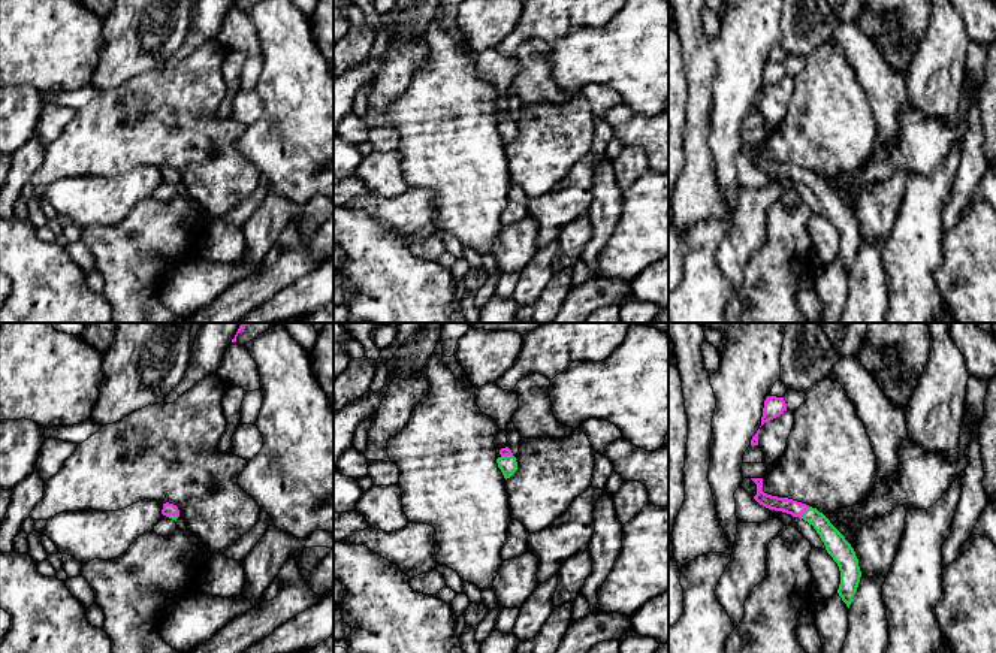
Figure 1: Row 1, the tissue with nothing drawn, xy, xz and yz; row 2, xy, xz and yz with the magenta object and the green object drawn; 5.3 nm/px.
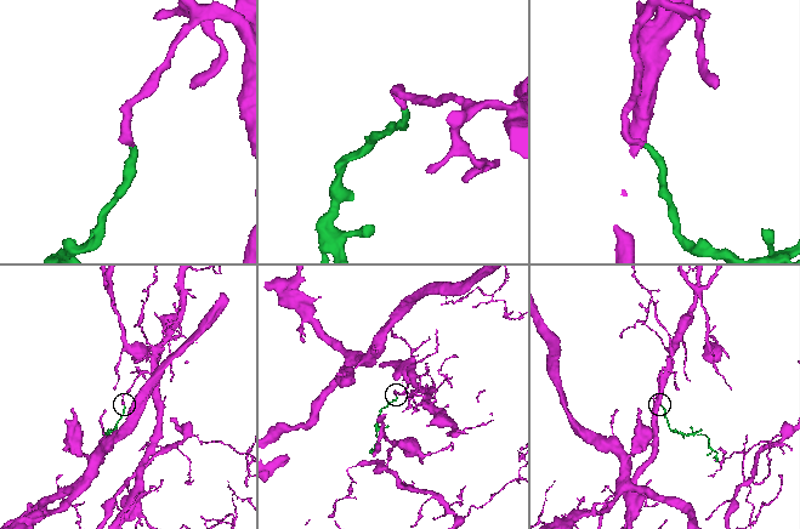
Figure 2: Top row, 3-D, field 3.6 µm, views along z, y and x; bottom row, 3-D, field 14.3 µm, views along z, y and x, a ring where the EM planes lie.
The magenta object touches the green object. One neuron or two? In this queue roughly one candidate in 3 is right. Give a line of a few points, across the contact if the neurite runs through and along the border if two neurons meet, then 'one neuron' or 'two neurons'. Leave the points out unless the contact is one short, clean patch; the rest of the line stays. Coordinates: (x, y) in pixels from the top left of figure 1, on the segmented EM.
line yz (787, 505), (805, 510), (835, 543); one neuron

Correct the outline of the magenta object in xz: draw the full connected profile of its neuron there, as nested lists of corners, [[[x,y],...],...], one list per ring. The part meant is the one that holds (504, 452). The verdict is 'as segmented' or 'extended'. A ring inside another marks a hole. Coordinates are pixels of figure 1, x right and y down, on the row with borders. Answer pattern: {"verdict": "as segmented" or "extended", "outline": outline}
{"verdict": "extended", "outline": [[[508,447],[499,450],[499,457],[497,459],[498,468],[501,469],[504,478],[510,478],[517,471],[517,462]]]}

